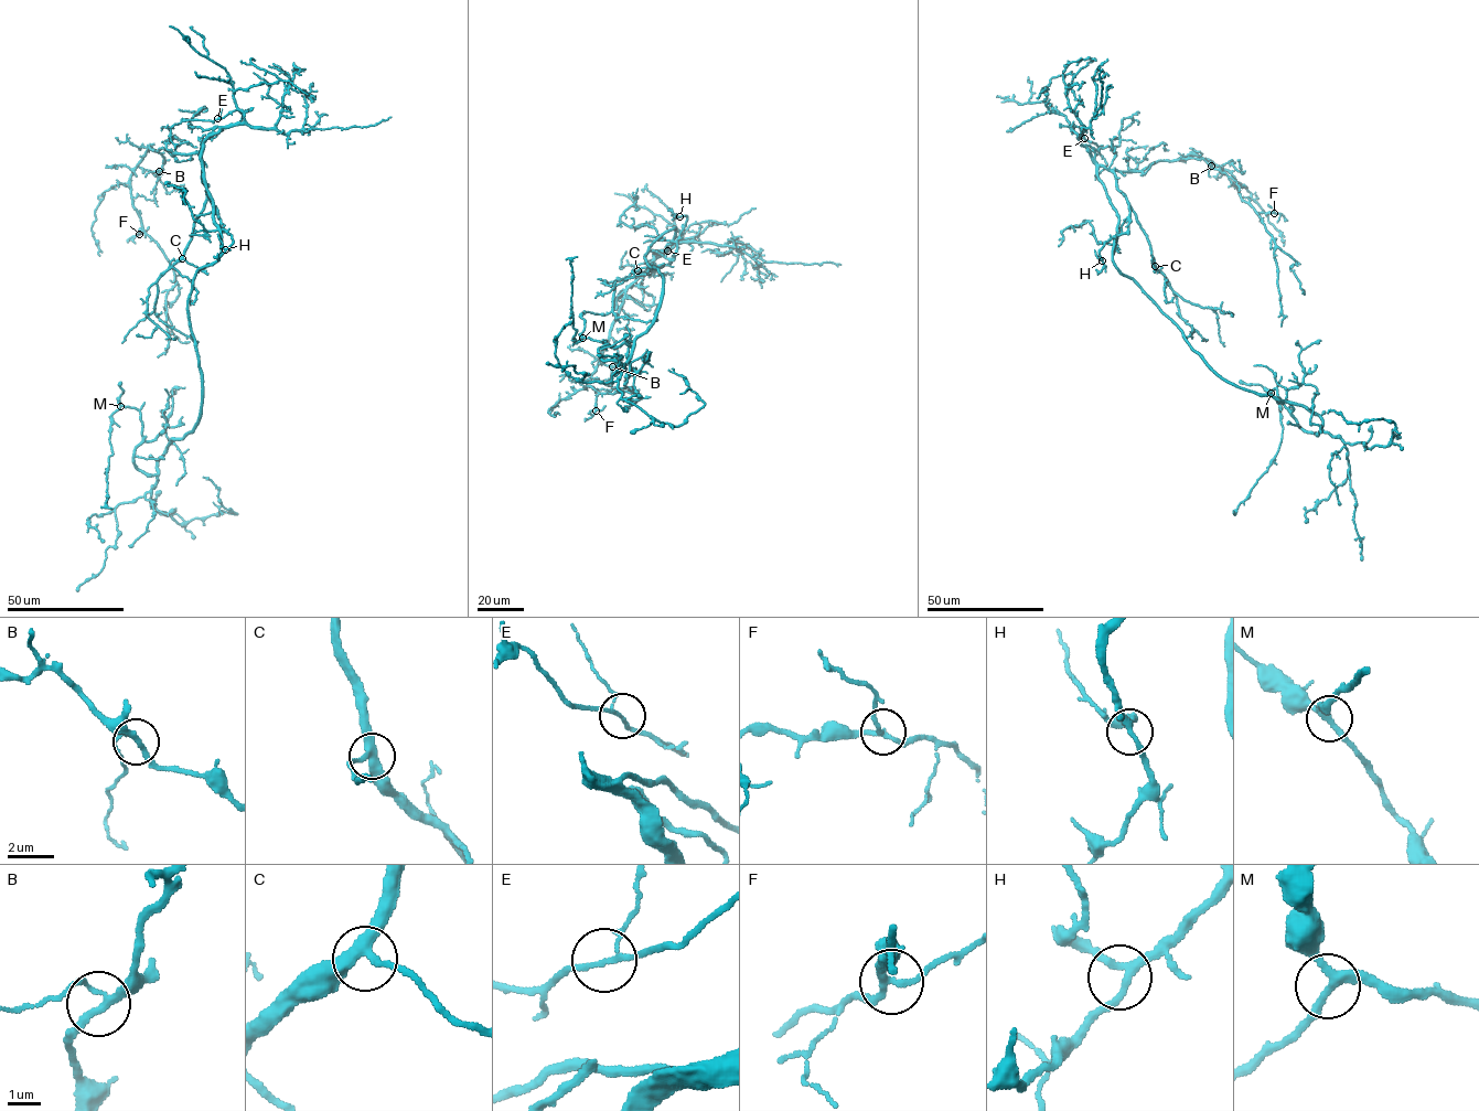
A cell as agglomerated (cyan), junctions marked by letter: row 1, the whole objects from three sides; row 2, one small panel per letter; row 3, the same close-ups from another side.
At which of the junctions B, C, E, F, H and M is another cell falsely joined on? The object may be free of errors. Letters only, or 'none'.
none

